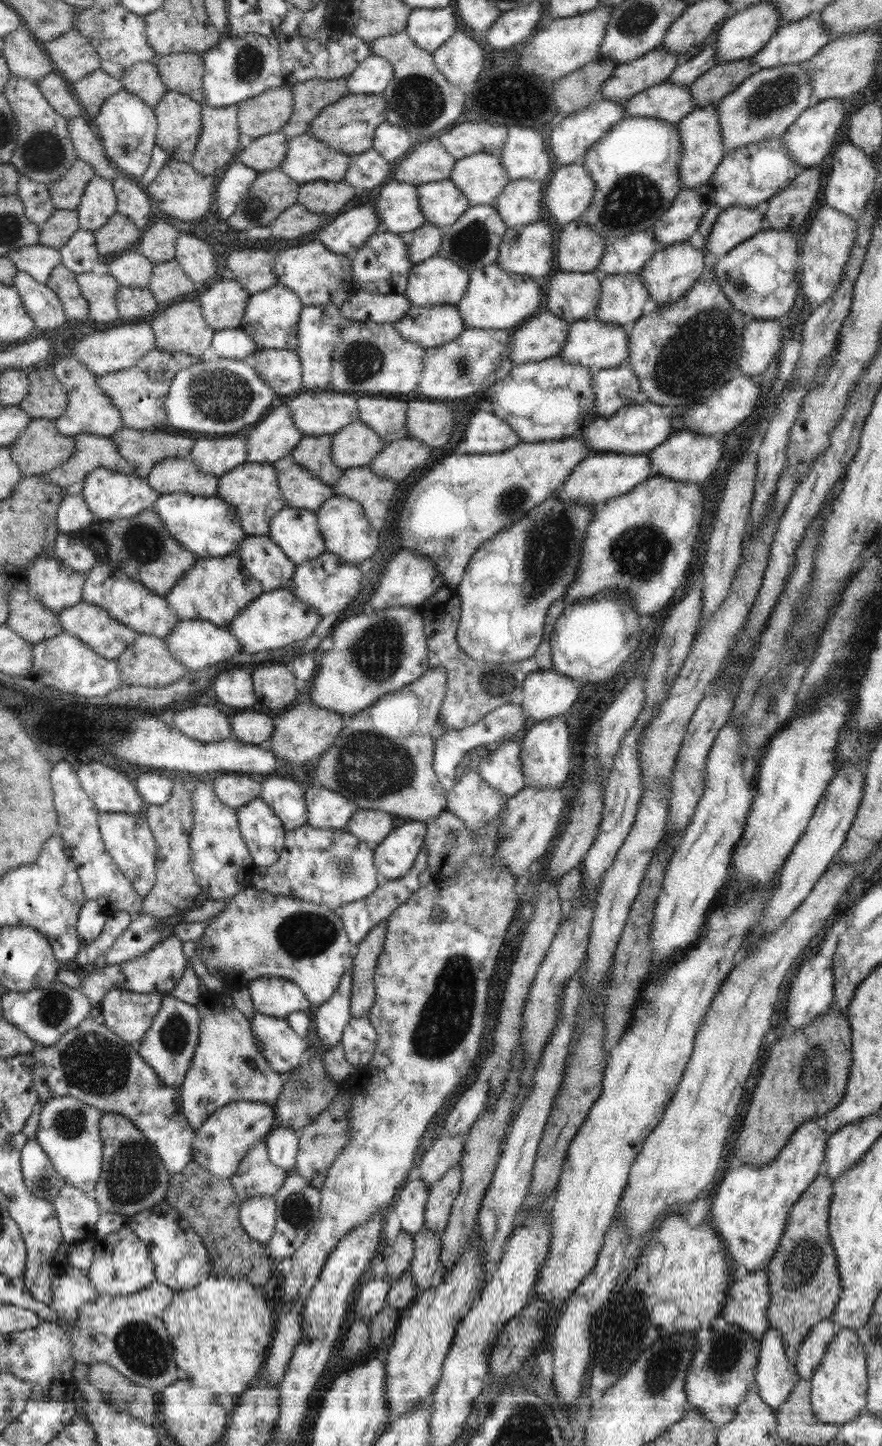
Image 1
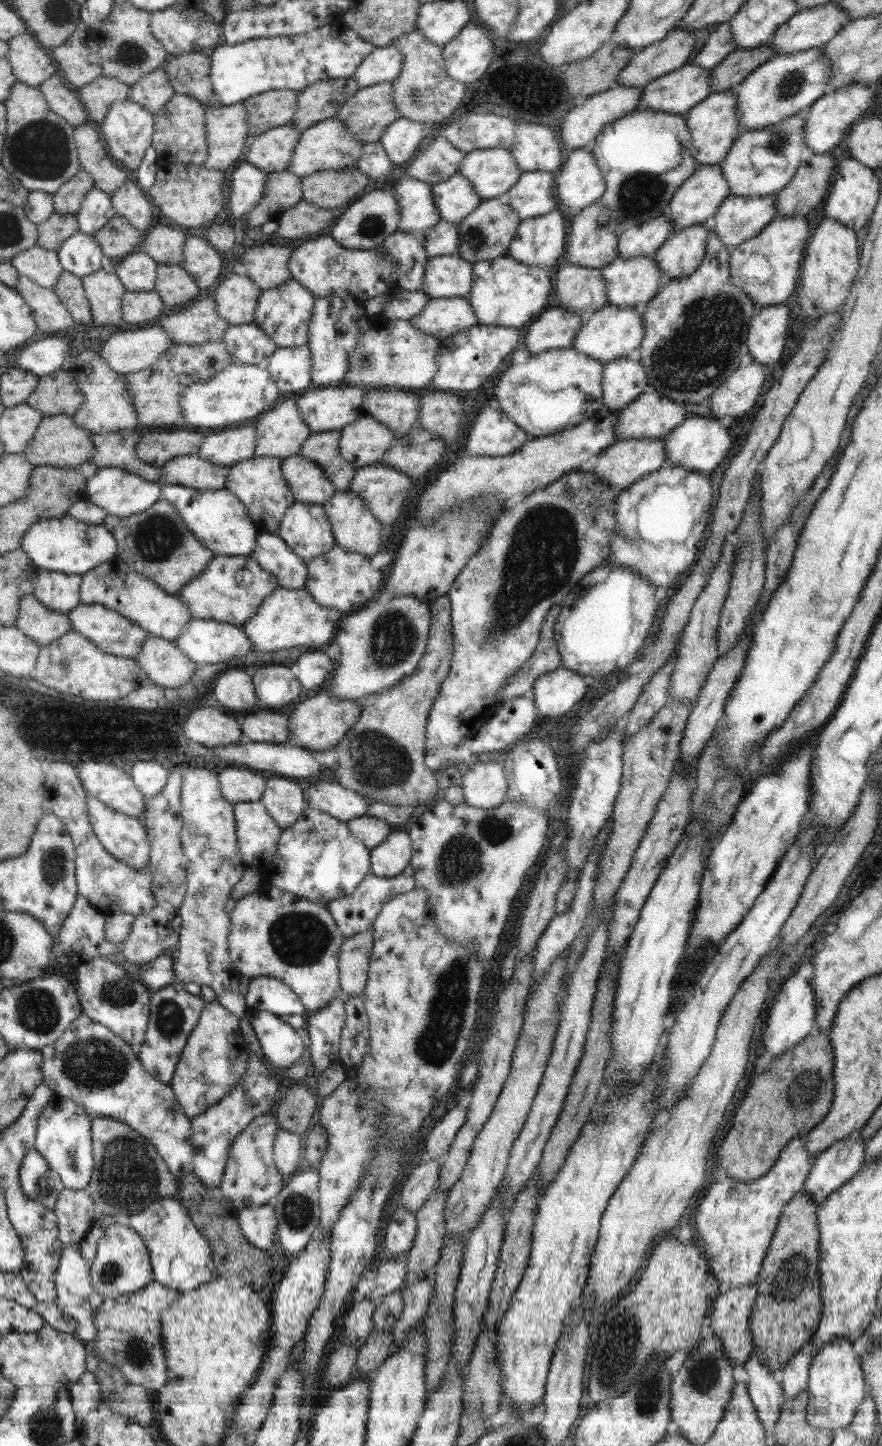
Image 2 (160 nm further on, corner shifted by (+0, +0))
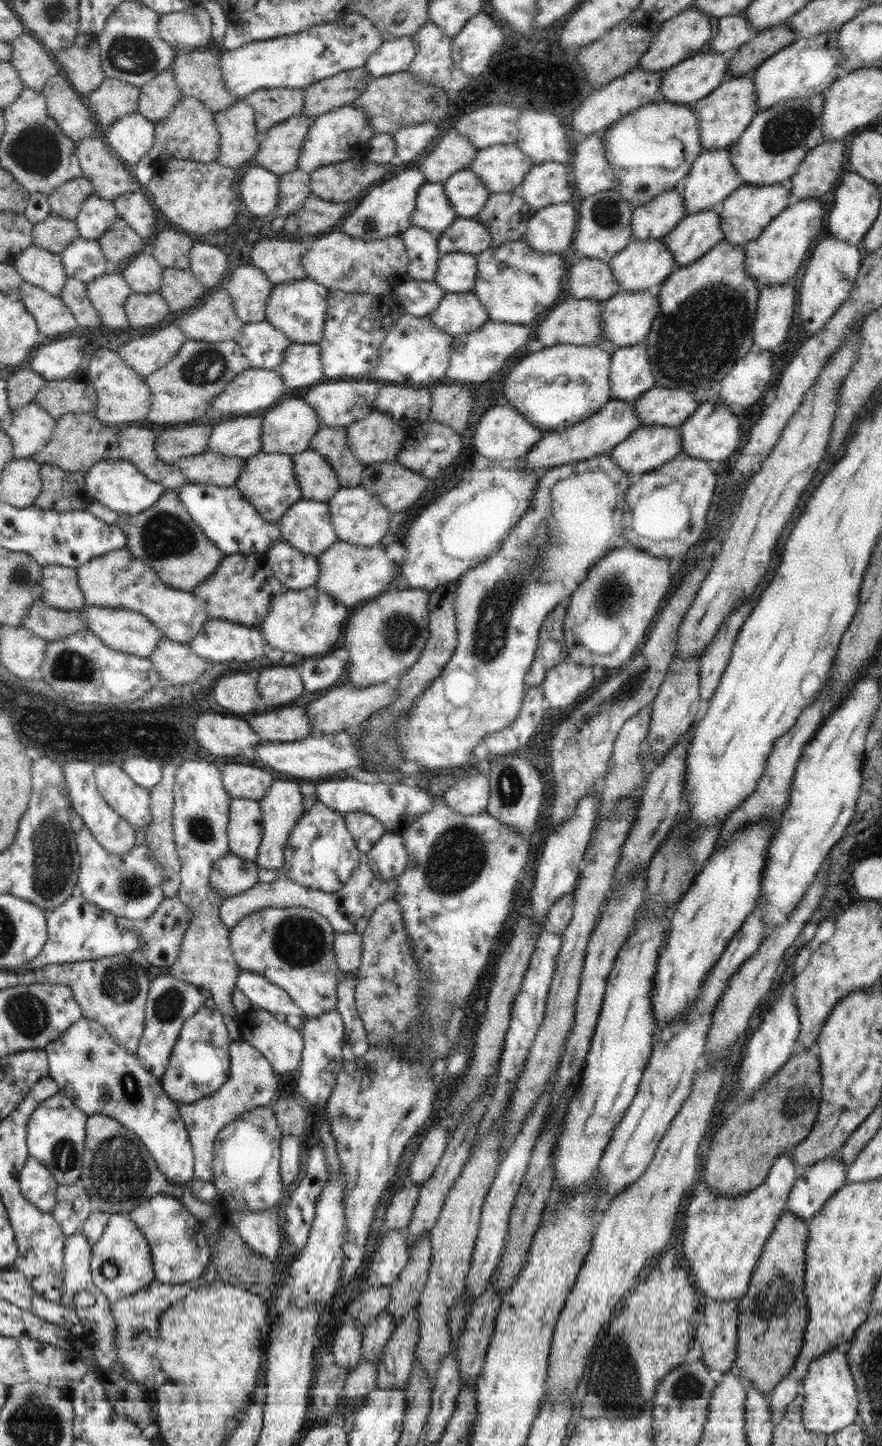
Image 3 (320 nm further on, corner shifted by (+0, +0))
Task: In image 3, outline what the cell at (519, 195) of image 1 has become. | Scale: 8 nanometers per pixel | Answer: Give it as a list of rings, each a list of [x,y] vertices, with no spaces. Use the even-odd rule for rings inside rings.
[[[541,162],[533,165],[517,192],[537,211],[545,206],[570,202],[573,193],[570,181],[569,164]]]

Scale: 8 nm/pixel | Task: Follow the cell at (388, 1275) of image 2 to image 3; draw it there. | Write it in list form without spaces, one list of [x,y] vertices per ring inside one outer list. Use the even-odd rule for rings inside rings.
[[[390,1284],[375,1286],[374,1289],[366,1290],[348,1308],[356,1324],[364,1326],[371,1317],[380,1314],[391,1302]]]

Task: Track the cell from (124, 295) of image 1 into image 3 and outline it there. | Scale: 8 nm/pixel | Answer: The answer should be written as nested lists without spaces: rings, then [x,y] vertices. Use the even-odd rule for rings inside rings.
[[[159,292],[137,294],[132,293],[126,300],[125,313],[130,326],[144,328],[162,322],[171,313],[166,300]]]

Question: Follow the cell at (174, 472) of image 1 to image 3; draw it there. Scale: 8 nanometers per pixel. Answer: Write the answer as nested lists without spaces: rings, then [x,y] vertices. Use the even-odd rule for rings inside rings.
[[[212,451],[182,457],[177,464],[190,483],[232,486],[245,467],[245,459],[229,457]]]

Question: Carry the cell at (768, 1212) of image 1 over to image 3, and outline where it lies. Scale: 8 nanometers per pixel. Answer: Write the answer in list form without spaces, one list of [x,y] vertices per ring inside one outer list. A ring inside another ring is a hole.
[[[787,1153],[775,1159],[764,1182],[746,1194],[722,1196],[704,1189],[700,1196],[694,1196],[688,1202],[686,1218],[684,1218],[686,1228],[684,1228],[684,1240],[682,1240],[683,1261],[686,1260],[689,1273],[693,1278],[693,1285],[701,1292],[704,1300],[738,1302],[746,1294],[764,1244],[774,1231],[776,1222],[786,1211],[788,1195],[797,1179],[795,1167],[791,1160],[791,1153]]]

